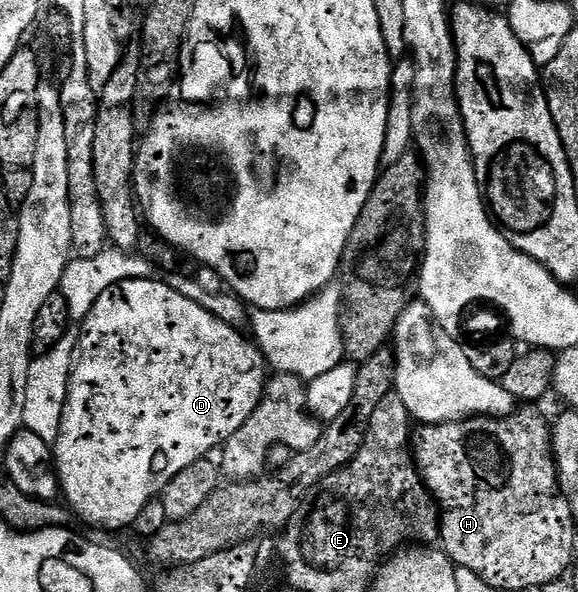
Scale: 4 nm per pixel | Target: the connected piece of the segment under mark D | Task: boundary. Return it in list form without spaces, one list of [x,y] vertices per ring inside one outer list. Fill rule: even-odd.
[[[149,278],[143,280],[126,280],[112,286],[97,298],[94,309],[84,321],[86,333],[78,340],[78,351],[74,357],[74,369],[70,372],[70,387],[67,390],[64,414],[59,424],[59,434],[52,443],[54,465],[58,467],[58,483],[61,495],[66,496],[65,503],[69,511],[82,520],[95,524],[98,528],[126,528],[133,525],[137,515],[145,504],[161,497],[162,491],[192,462],[209,457],[210,451],[221,449],[232,434],[248,421],[249,416],[264,400],[268,381],[268,365],[262,357],[262,351],[253,339],[241,336],[239,329],[214,317],[208,310],[189,301],[183,294],[170,287],[169,283]]]

